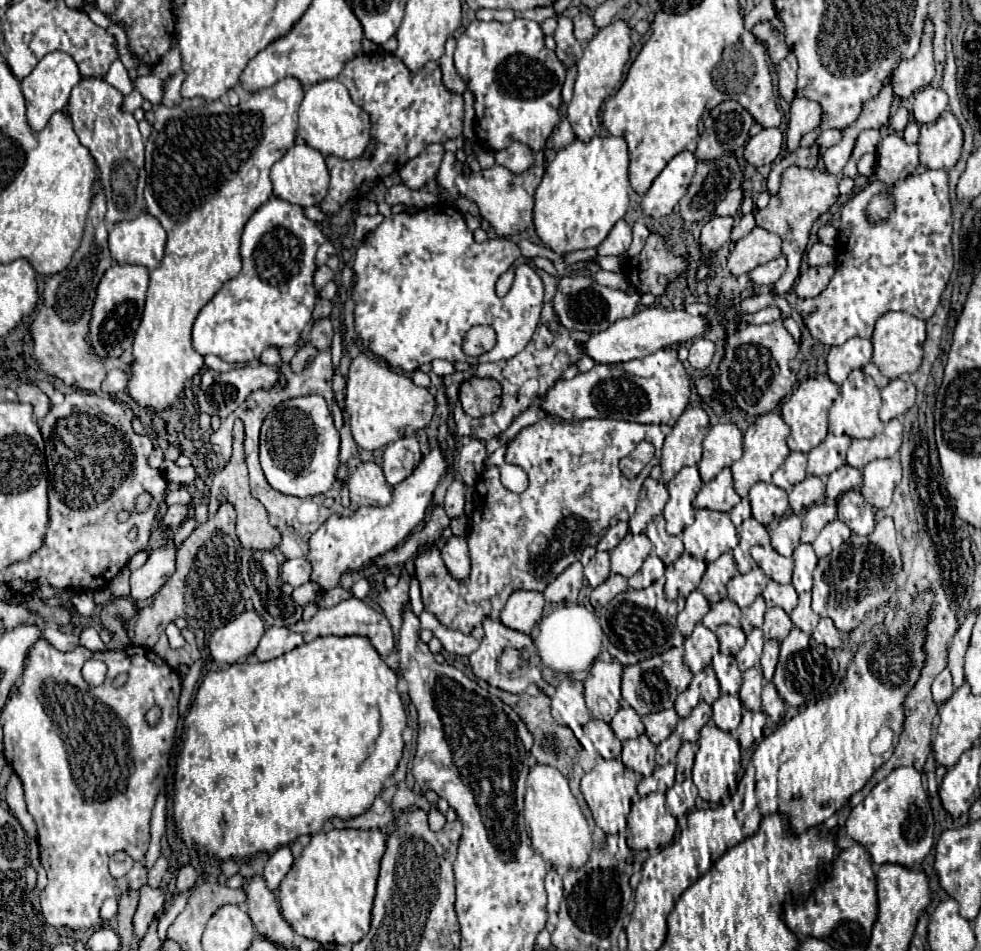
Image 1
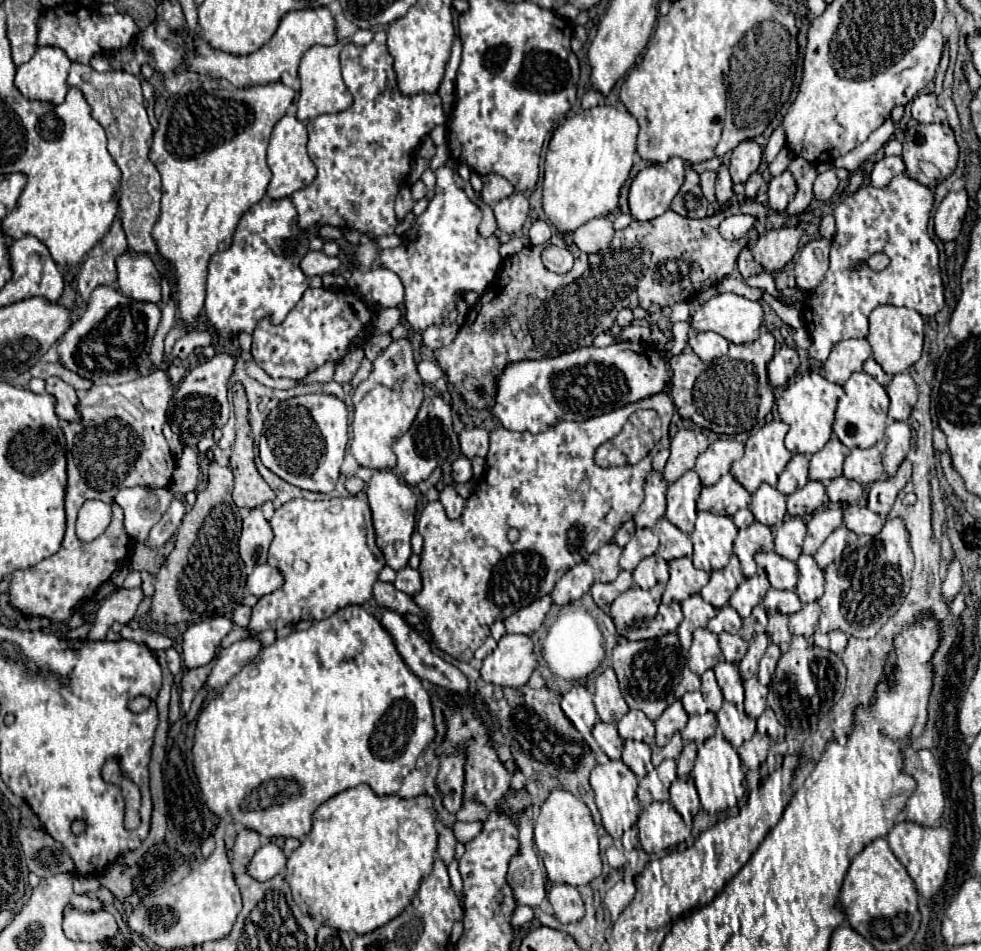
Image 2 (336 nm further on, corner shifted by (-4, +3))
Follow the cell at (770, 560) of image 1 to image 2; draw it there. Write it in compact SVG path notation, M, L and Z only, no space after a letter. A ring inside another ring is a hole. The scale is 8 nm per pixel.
M759 552L755 556L757 566L763 568L769 574L769 582L777 590L795 590L797 586L797 566L791 560L785 560L783 556L775 552Z

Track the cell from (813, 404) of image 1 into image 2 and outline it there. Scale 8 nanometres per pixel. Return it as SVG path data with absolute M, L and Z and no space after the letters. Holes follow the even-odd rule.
M817 372L799 376L797 380L789 382L783 390L781 398L777 400L779 416L785 424L789 424L789 432L785 436L785 446L793 454L815 454L819 452L827 440L831 438L831 426L833 426L833 414L837 408L837 394L843 390L841 386L829 382Z

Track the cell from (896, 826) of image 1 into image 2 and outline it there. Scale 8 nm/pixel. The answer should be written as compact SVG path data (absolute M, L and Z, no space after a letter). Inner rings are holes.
M915 750L905 756L905 772L915 776L917 790L905 804L907 820L925 826L939 824L945 810L945 794L941 782L941 770L931 750Z

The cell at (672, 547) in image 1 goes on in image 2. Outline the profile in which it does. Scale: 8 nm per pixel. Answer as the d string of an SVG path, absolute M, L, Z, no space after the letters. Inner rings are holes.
M661 518L657 522L657 526L653 528L655 534L659 536L661 544L659 544L659 554L669 562L675 558L683 558L683 556L691 556L693 546L691 540L685 532L681 532L677 526L673 526L669 520Z

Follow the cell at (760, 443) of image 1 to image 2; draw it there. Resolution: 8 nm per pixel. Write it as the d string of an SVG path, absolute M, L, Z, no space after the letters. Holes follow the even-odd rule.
M773 420L773 422L765 424L761 430L757 430L755 434L751 434L749 440L745 442L745 454L743 454L741 460L733 462L731 474L733 474L733 478L735 478L747 492L753 494L763 482L767 482L767 484L771 484L771 486L777 484L779 474L785 470L787 462L789 462L791 456L793 456L793 454L785 448L785 444L783 444L783 438L785 438L787 430L789 430L789 426L787 426L785 422Z

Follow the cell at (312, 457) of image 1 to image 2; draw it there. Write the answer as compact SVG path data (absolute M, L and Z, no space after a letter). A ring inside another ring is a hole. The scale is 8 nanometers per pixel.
M313 392L281 402L265 420L259 456L261 462L285 482L313 492L331 492L339 478L339 468L349 440L349 410L333 394Z

